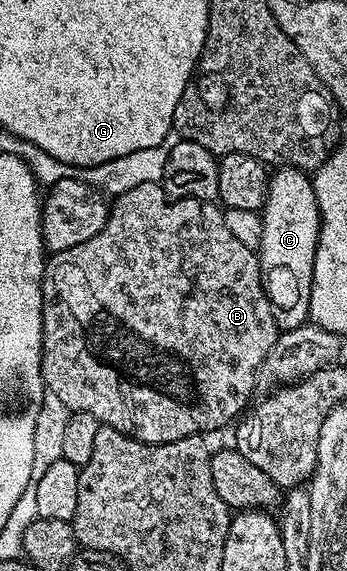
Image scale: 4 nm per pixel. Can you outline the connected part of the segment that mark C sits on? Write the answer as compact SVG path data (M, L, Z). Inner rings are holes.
M295 166L277 169L268 180L268 194L262 209L262 240L260 241L260 277L264 279L264 291L274 312L274 320L281 331L293 330L305 325L310 318L310 296L314 276L314 256L320 235L320 209L312 179L305 171Z

